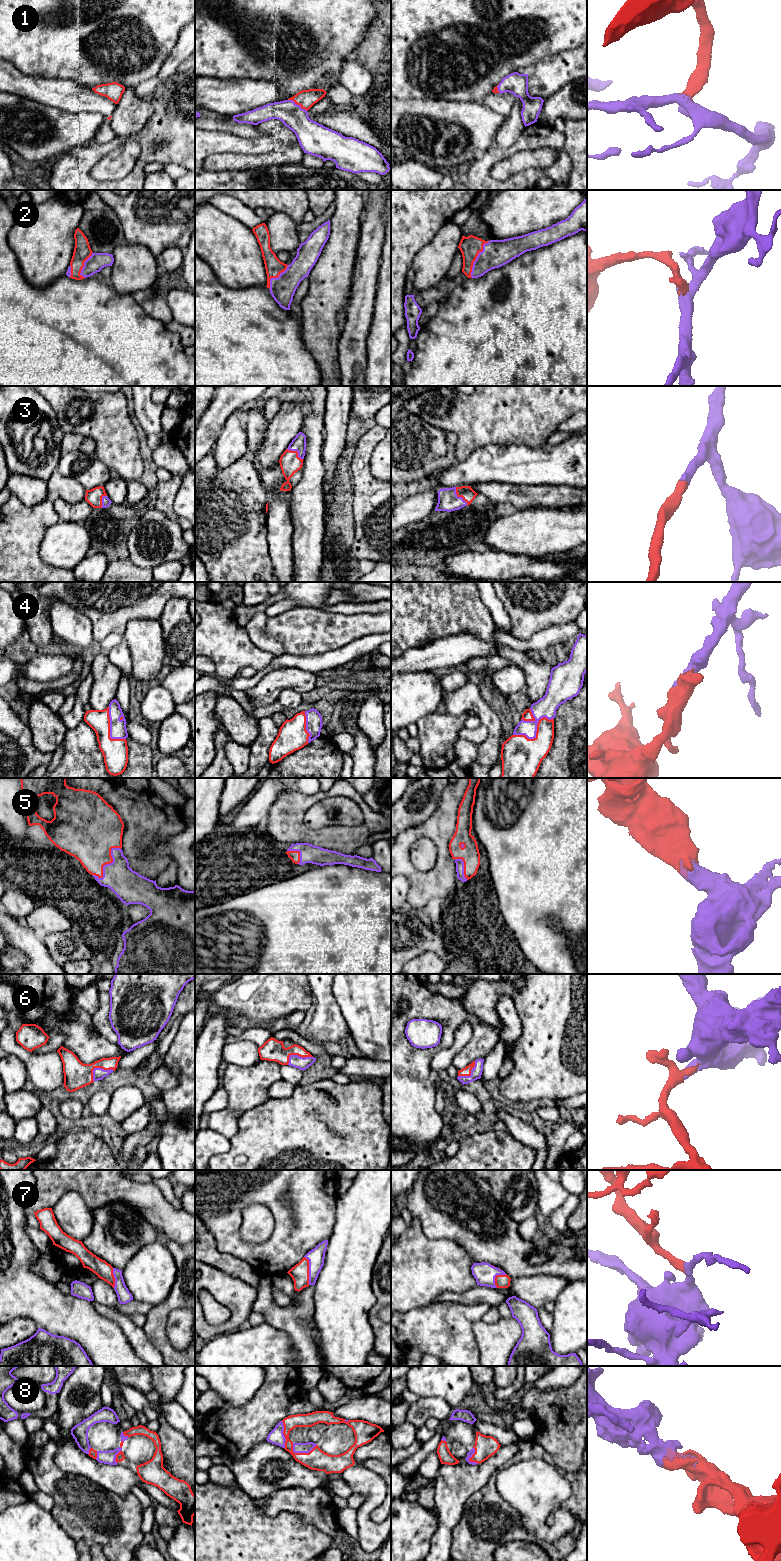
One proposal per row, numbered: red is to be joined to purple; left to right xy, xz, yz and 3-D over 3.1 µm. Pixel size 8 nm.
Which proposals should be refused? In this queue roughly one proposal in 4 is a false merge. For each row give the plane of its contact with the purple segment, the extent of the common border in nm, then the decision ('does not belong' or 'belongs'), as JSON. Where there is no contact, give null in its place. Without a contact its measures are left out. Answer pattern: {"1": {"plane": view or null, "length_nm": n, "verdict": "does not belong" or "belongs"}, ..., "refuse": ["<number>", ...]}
{"1": {"plane": "xz", "length_nm": 180, "verdict": "belongs"}, "2": {"plane": "yz", "length_nm": 320, "verdict": "belongs"}, "3": {"plane": "yz", "length_nm": 170, "verdict": "belongs"}, "4": {"plane": "yz", "length_nm": 360, "verdict": "belongs"}, "5": {"plane": "xy", "length_nm": 320, "verdict": "belongs"}, "6": {"plane": "xy", "length_nm": 200, "verdict": "belongs"}, "7": {"plane": "xz", "length_nm": 240, "verdict": "belongs"}, "8": {"plane": "xz", "length_nm": 200, "verdict": "belongs"}, "refuse": []}

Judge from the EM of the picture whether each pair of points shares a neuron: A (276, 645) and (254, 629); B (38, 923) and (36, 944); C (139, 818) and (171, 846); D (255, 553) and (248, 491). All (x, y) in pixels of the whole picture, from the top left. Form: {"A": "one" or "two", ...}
{"A": "one", "B": "two", "C": "two", "D": "one"}

